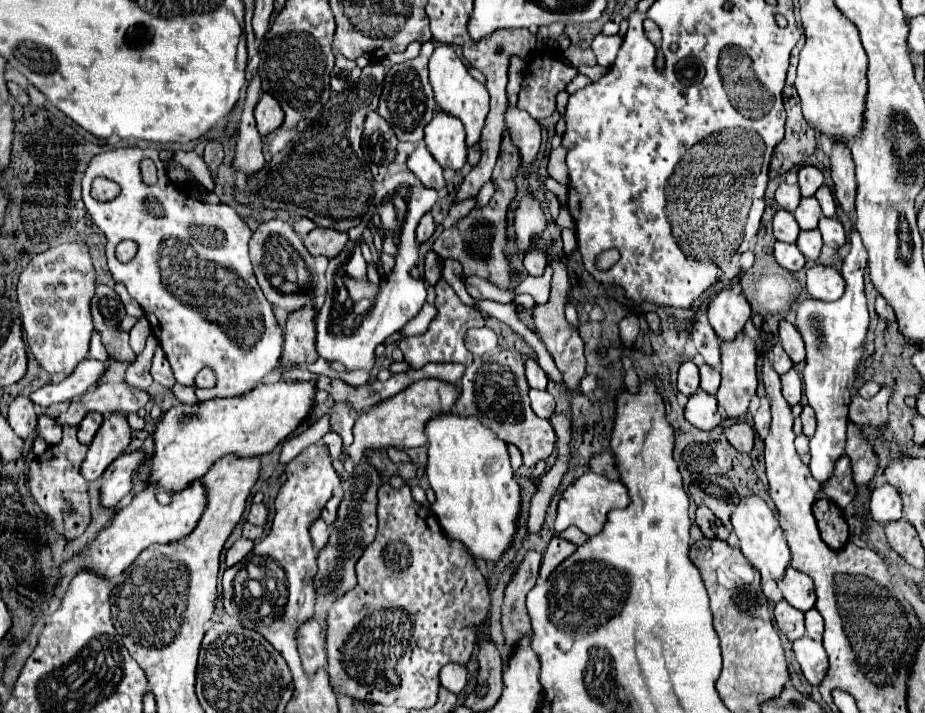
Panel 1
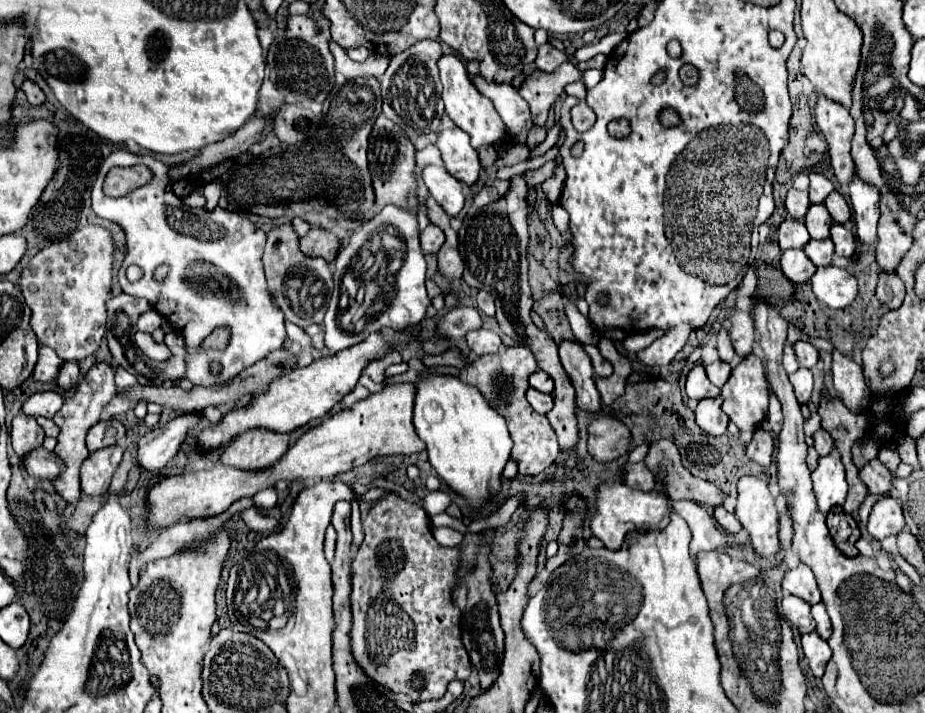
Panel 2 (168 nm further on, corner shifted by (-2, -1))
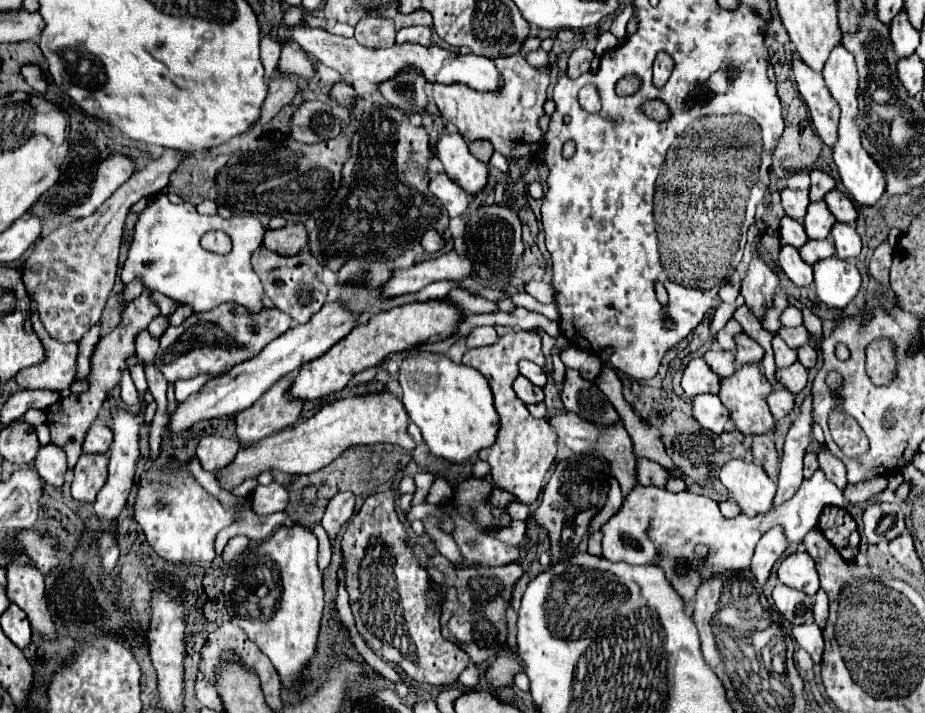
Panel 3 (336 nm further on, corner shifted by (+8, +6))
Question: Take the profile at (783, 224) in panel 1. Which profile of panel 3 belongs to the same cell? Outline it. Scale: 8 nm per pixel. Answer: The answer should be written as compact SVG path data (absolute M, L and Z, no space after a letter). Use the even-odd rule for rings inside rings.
M785 216L781 220L781 244L791 244L795 248L801 248L805 242L807 242L807 234L805 234L805 228L801 222Z

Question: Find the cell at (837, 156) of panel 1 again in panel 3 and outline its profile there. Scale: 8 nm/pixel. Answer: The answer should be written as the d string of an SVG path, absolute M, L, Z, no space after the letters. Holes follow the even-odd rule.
M793 56L793 74L797 80L797 88L809 106L809 114L817 134L827 146L833 146L837 142L839 106L829 90L825 90L825 80L821 78L821 72L809 70L805 62Z

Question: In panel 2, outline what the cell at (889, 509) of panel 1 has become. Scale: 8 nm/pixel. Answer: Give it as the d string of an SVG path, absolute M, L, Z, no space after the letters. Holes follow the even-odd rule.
M893 495L883 497L873 505L867 529L875 539L881 541L889 535L897 535L903 527L905 527L903 511L901 511L899 501Z

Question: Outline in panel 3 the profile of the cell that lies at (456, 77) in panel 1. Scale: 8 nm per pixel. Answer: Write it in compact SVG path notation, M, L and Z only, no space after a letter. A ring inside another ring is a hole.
M528 37L520 54L495 59L495 65L504 79L503 88L495 92L469 90L465 84L433 84L433 98L443 118L453 122L467 142L489 140L497 152L501 152L509 164L527 168L543 150L543 130L539 128L539 118L543 112L543 102L547 98L549 86L549 66L533 68L525 62L526 54L540 47L541 40Z

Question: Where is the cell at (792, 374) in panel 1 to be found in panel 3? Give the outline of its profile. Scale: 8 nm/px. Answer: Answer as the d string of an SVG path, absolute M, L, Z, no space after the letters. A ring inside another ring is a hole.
M795 362L791 364L789 368L783 368L783 370L777 370L775 372L775 378L779 384L783 384L789 392L793 394L799 394L805 384L807 384L807 370L805 366L801 366L801 362Z

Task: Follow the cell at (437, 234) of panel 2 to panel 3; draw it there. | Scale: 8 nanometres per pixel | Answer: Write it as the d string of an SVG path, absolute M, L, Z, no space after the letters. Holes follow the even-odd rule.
M429 230L429 232L425 232L425 236L423 236L423 240L421 240L421 246L423 246L427 252L437 252L437 250L441 250L441 248L445 246L445 240L443 240L435 230Z

